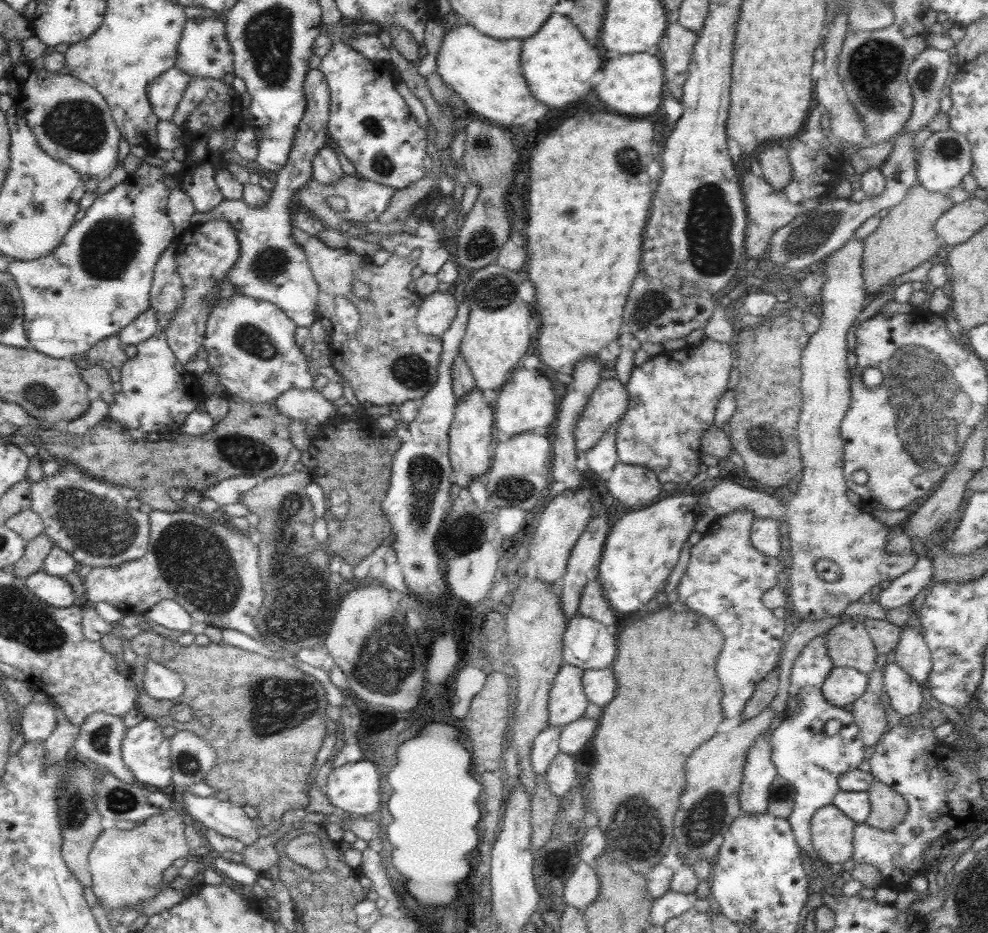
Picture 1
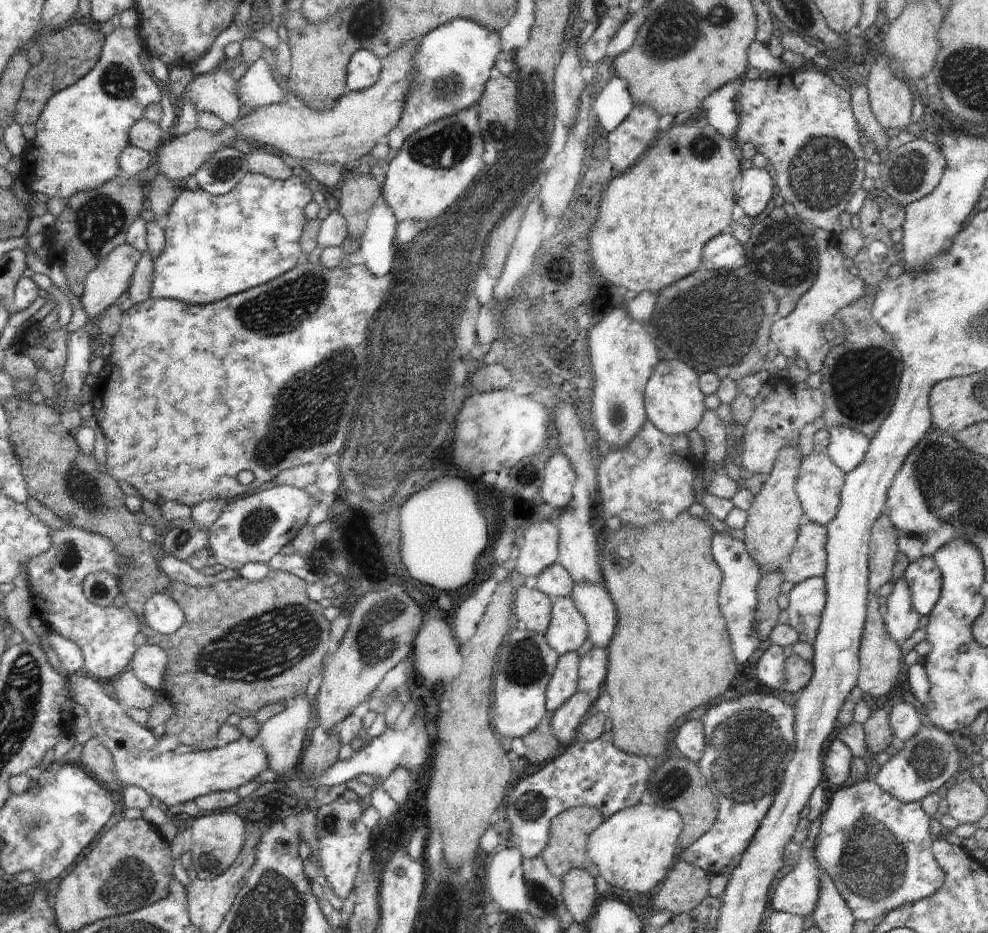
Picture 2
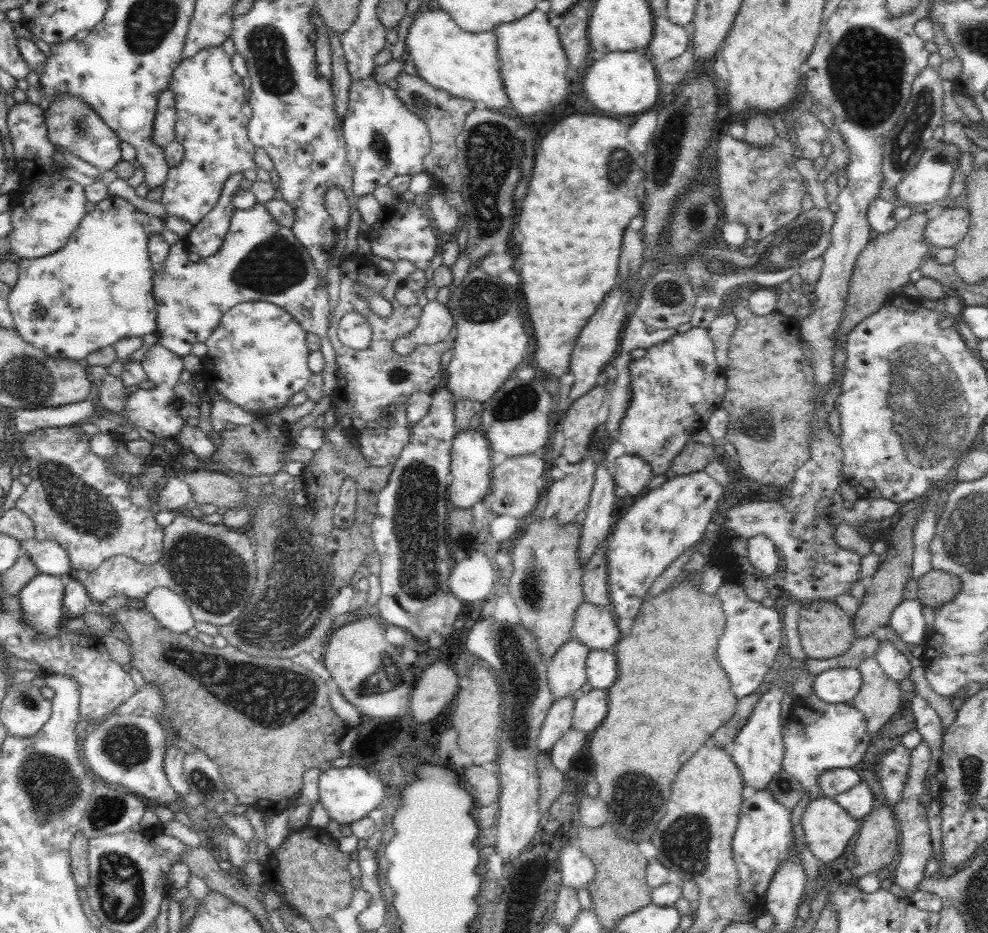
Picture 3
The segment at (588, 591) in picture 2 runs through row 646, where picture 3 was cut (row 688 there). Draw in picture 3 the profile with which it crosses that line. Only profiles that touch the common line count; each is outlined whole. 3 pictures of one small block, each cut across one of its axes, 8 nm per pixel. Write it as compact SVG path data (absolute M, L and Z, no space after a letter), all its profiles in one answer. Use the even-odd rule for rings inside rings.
M589 651L586 659L587 683L596 690L607 691L618 676L617 660L613 652Z

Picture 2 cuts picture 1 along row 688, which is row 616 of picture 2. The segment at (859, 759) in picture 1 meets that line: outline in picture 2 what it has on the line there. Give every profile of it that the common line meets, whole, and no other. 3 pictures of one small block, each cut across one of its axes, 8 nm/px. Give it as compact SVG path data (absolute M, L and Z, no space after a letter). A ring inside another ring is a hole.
M812 577L795 585L789 594L788 625L798 632L801 642L813 646L826 608L826 582L823 577Z

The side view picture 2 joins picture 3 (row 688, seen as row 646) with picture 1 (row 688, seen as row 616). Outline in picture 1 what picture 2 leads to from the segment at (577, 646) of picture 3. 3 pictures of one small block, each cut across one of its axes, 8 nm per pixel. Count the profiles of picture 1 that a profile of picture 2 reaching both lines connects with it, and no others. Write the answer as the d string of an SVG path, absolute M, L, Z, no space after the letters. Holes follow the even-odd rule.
M568 663L559 668L547 704L550 725L563 728L586 712L589 700L582 690L582 671Z

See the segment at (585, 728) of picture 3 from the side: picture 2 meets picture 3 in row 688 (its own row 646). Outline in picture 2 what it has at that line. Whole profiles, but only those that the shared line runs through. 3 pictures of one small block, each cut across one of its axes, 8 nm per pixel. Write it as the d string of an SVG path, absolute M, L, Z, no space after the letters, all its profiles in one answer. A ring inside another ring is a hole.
M590 648L584 656L580 657L578 691L586 692L596 700L605 686L608 668L608 654L604 648Z

